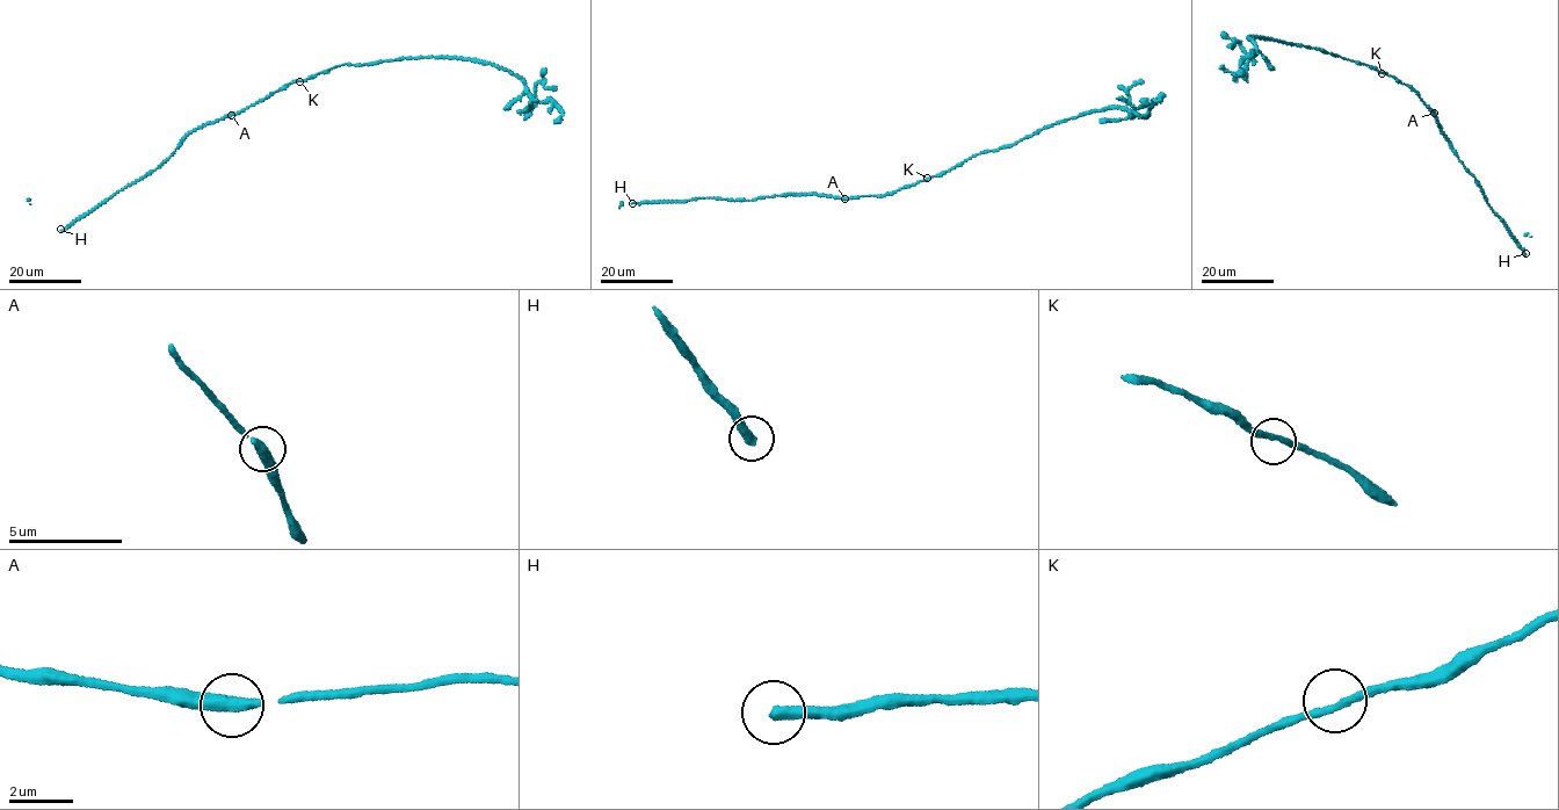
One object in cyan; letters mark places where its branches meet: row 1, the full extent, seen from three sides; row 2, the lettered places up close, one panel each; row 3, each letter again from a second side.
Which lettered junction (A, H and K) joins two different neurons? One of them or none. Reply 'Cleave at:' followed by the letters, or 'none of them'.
Cleave at: none of them

